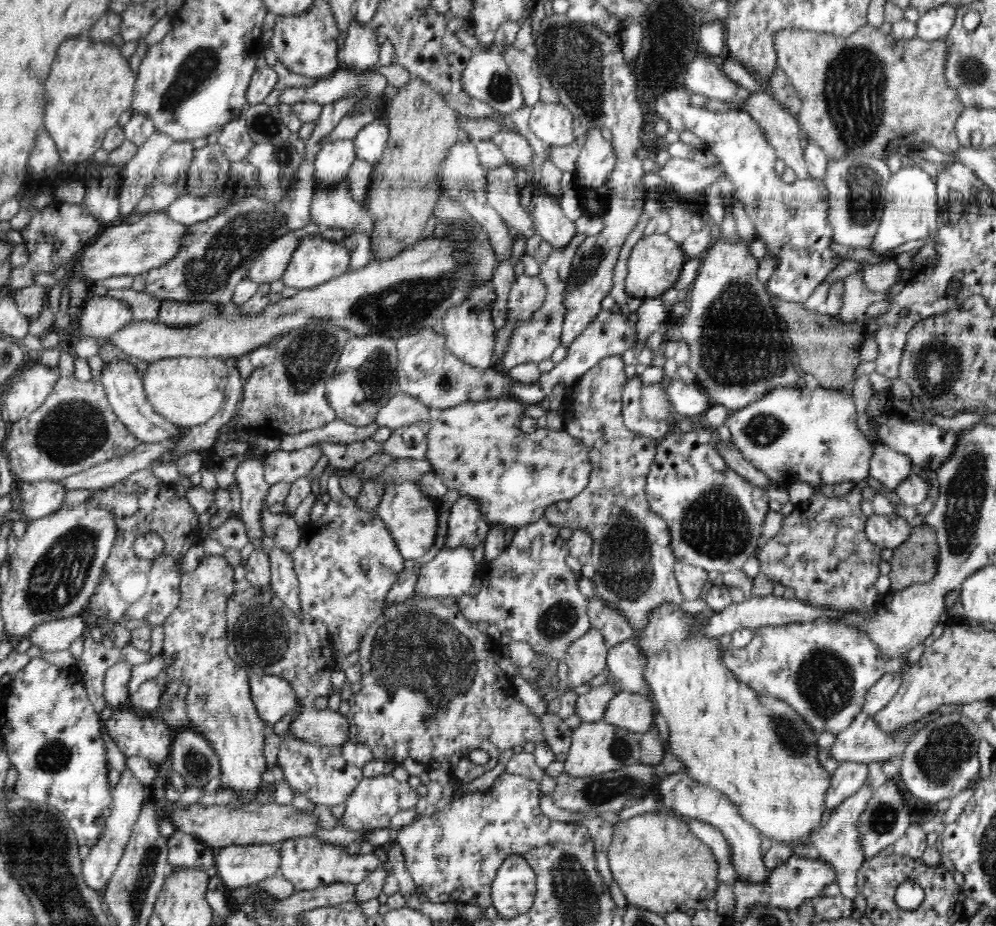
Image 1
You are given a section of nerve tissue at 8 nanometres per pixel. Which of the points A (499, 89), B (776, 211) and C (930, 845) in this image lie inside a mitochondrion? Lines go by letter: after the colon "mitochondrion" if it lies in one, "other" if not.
A: mitochondrion
B: other
C: other

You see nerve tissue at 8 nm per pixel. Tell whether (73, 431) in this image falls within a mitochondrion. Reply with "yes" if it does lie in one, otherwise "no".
yes

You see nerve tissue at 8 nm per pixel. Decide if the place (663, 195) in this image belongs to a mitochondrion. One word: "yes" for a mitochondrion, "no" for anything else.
no

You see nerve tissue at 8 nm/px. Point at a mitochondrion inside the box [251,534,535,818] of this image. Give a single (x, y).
(417, 654)

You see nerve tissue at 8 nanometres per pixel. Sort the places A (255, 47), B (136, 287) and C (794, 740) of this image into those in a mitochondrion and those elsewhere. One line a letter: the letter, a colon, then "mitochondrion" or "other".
A: other
B: other
C: mitochondrion

